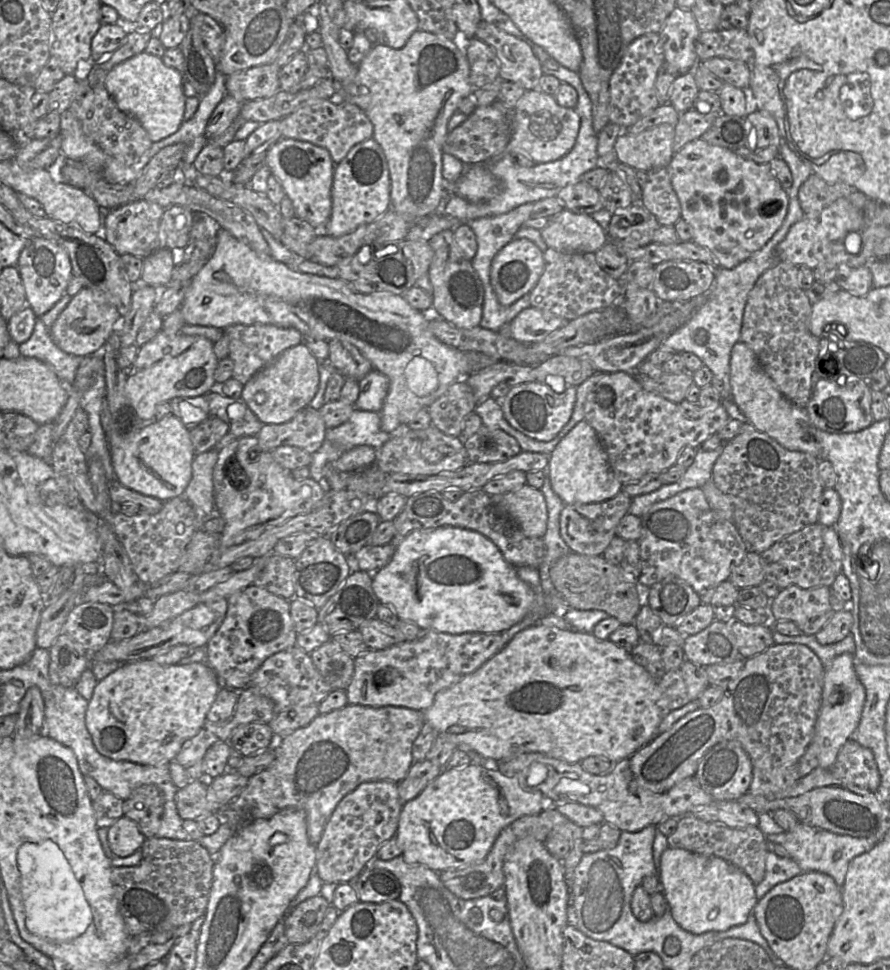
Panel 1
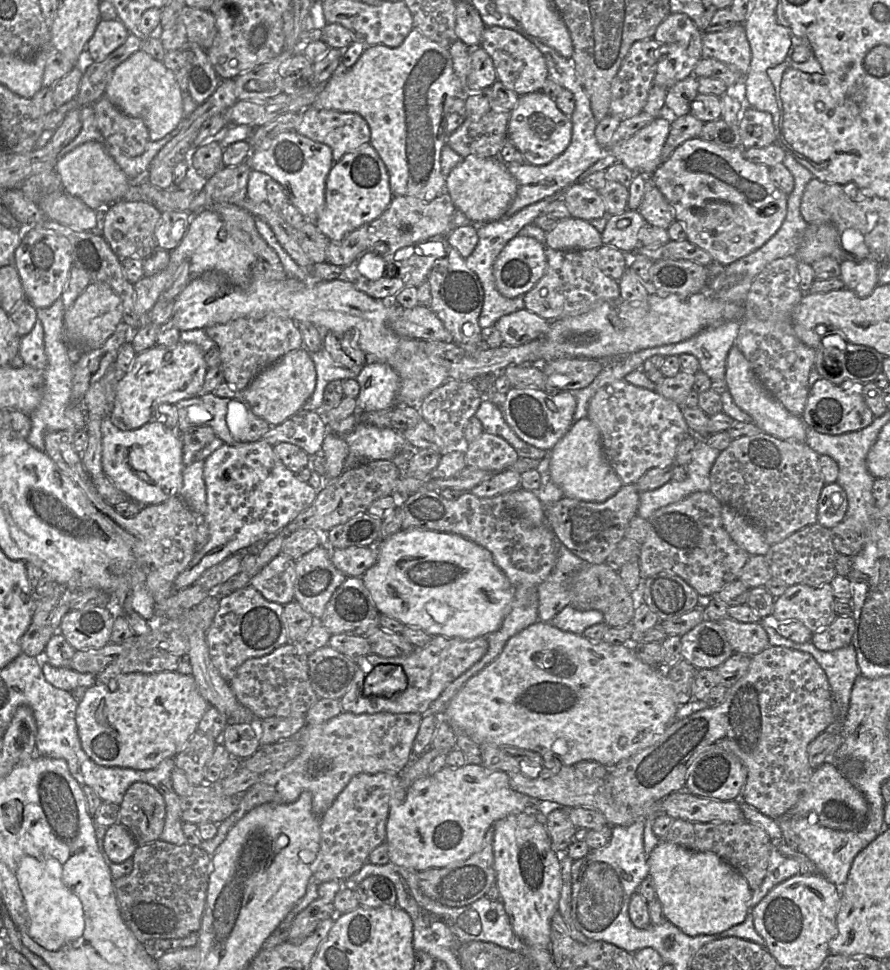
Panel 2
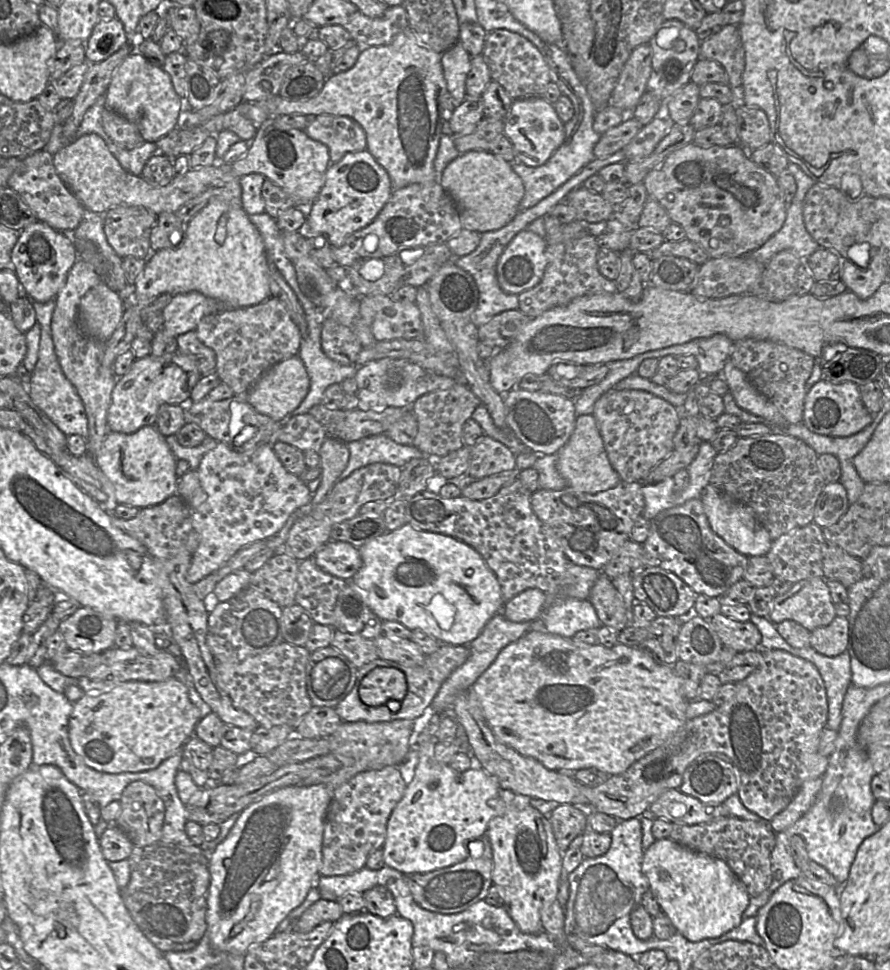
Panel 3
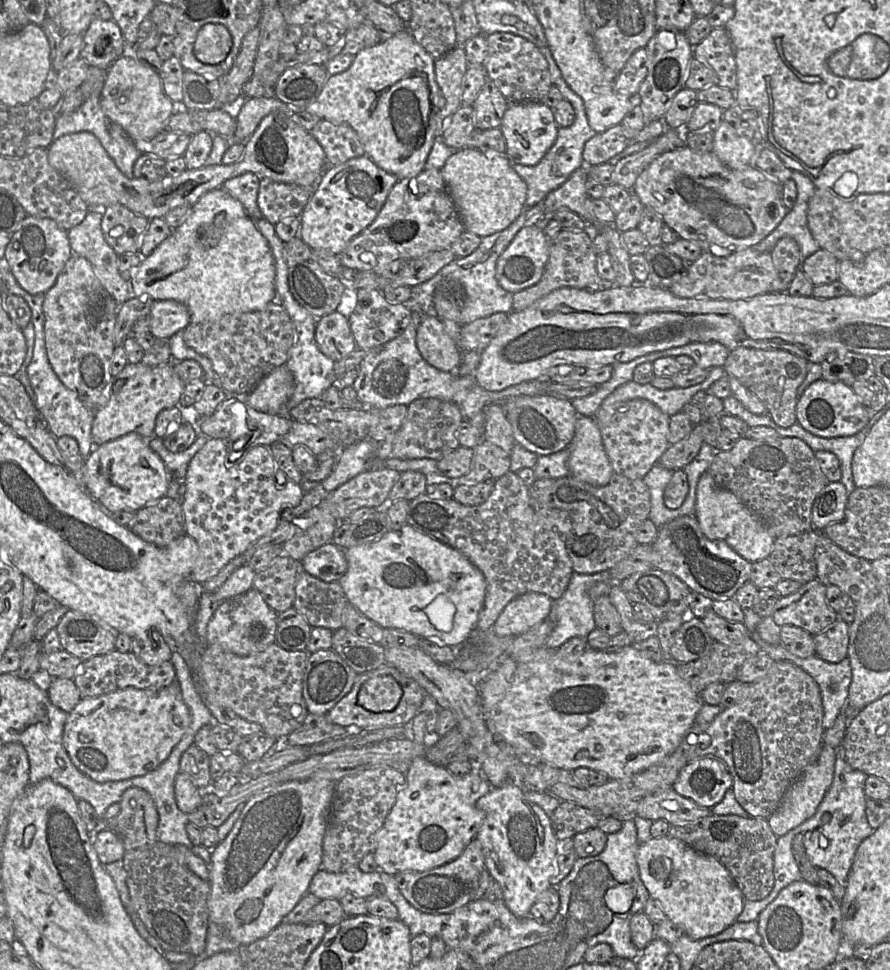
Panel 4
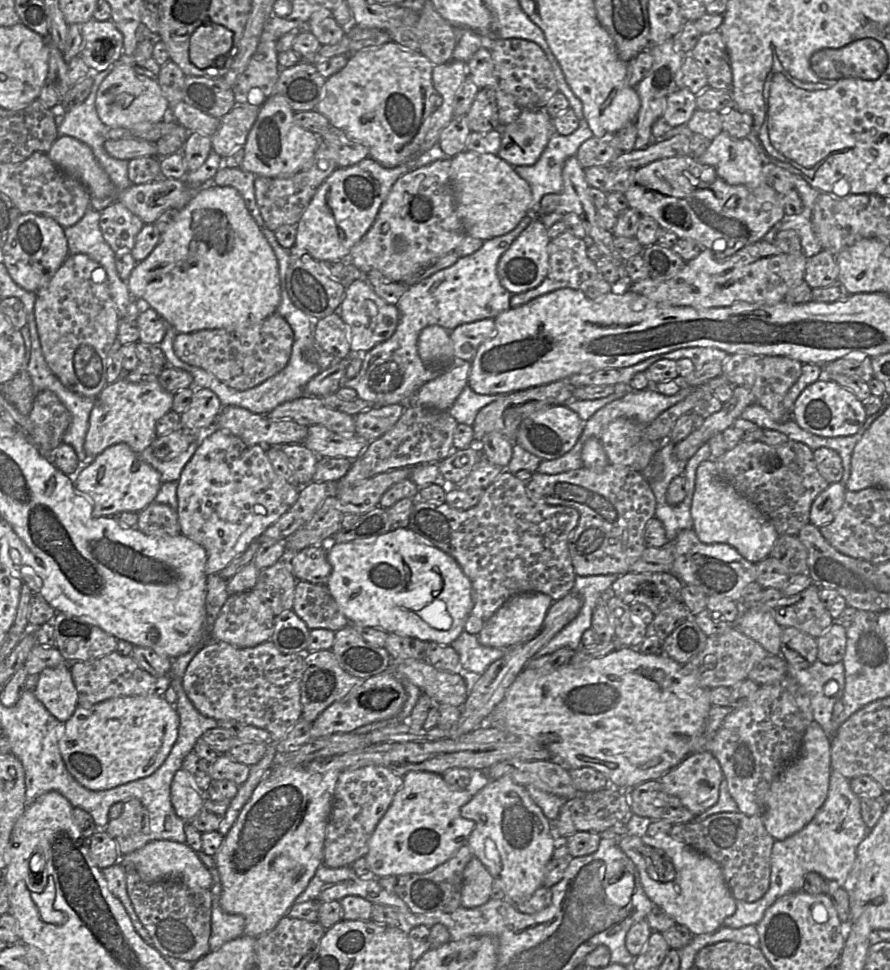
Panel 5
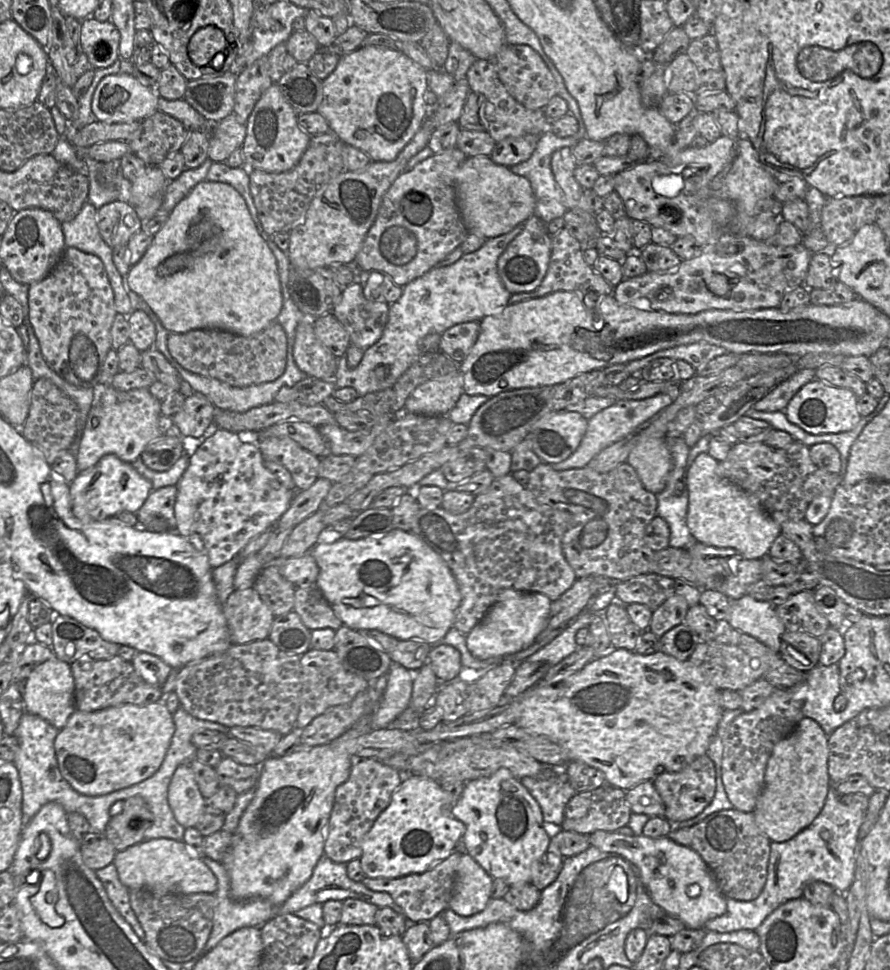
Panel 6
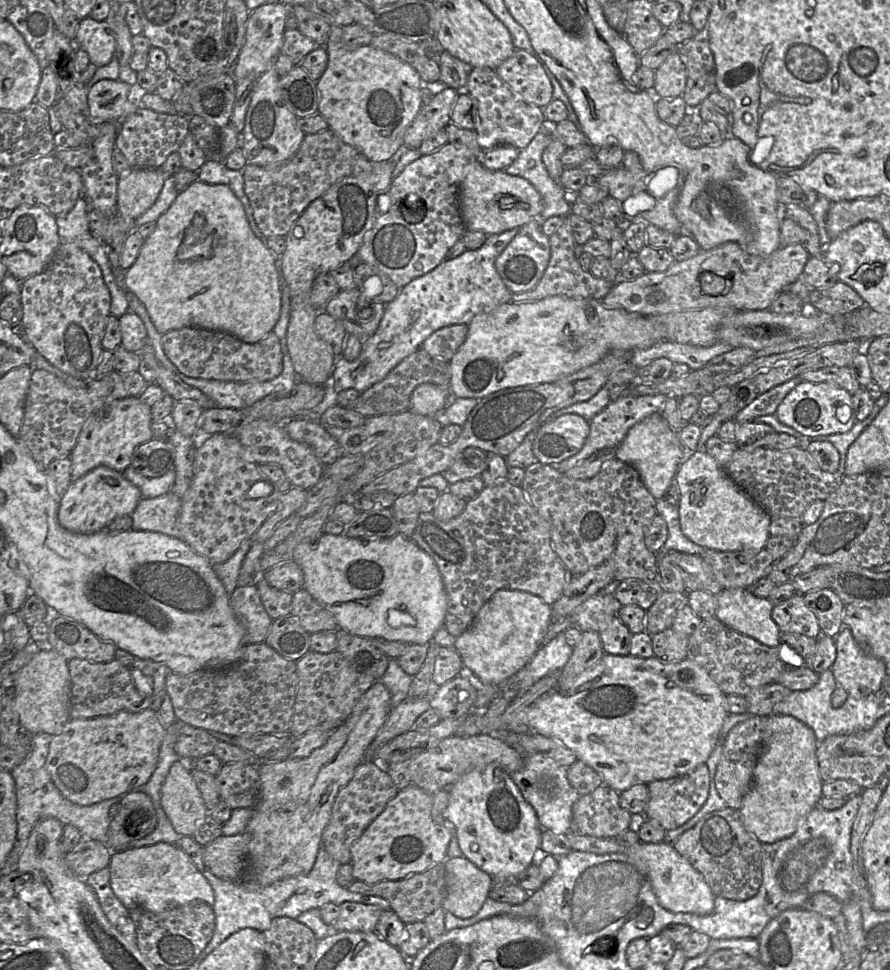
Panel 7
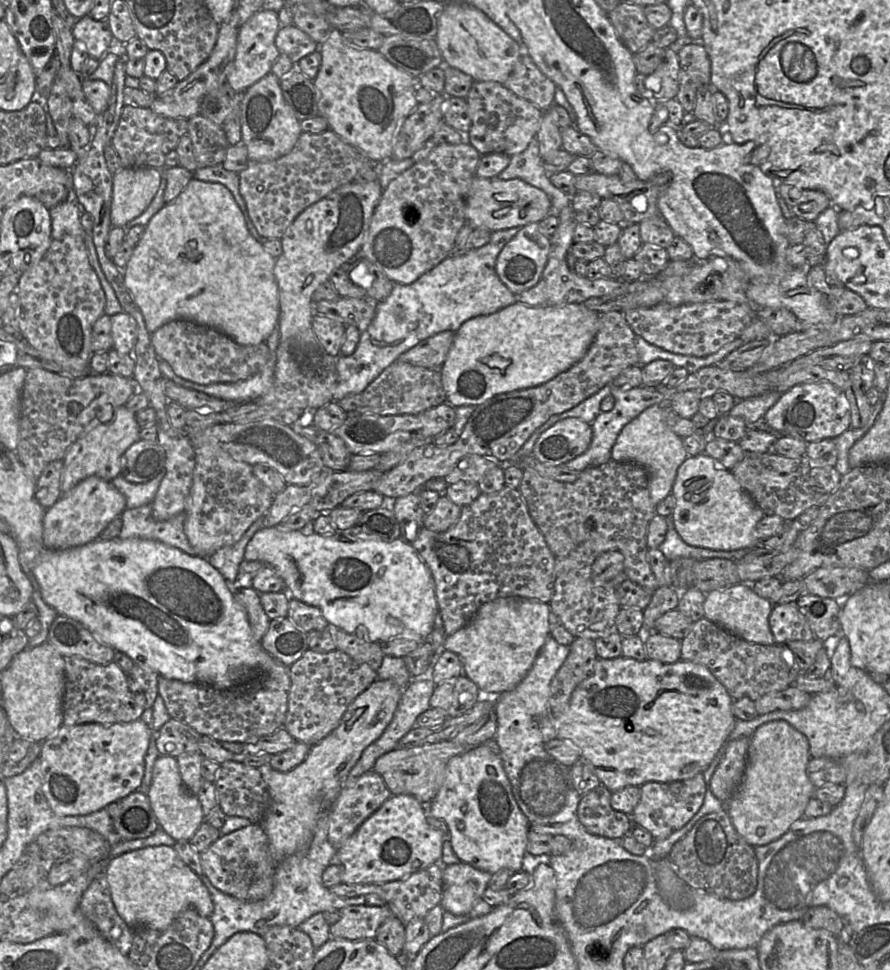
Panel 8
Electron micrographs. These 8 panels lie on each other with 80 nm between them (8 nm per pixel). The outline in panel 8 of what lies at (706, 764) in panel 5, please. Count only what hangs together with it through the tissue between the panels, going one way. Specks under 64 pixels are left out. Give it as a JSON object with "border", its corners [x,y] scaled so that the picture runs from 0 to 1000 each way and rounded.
{"border":[[[784,797],[770,804],[728,806],[719,813],[719,824],[708,840],[709,845],[713,852],[729,857],[735,867],[740,867],[765,855],[784,837],[791,827],[793,809],[790,797]]]}

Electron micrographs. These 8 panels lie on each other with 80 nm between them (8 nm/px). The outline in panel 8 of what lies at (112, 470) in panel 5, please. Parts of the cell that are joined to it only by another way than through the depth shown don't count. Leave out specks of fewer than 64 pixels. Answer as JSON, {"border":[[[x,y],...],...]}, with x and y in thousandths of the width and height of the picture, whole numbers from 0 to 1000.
{"border":[[[109,491],[89,497],[52,526],[48,534],[48,561],[61,568],[96,562],[111,555],[120,542],[142,525],[142,514],[127,500]]]}

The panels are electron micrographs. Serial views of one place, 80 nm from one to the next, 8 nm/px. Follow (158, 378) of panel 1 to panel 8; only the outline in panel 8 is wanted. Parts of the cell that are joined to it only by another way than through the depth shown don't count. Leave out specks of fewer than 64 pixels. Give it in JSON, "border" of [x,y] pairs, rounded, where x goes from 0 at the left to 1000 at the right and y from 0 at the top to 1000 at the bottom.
{"border":[[[136,419],[129,422],[129,427],[124,435],[110,437],[99,444],[94,444],[70,474],[70,509],[76,508],[89,497],[101,491],[109,491],[118,496],[128,495],[137,487],[139,467],[149,457],[157,454],[157,443],[152,426],[140,419]]]}

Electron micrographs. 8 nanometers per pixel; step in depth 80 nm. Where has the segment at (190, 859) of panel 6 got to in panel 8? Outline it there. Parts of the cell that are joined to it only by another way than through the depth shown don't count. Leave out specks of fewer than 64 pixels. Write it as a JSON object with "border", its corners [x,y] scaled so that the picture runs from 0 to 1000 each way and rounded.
{"border":[[[178,871],[144,877],[130,884],[124,884],[119,891],[119,906],[124,924],[134,944],[149,958],[187,958],[196,947],[211,936],[217,936],[227,945],[236,945],[240,935],[235,919],[201,884],[194,873]]]}

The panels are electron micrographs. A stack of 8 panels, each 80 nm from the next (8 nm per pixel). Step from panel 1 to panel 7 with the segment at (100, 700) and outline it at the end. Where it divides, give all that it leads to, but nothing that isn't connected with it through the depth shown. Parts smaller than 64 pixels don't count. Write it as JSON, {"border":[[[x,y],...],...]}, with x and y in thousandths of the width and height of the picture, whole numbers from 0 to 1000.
{"border":[[[167,730],[100,741],[79,740],[55,768],[53,793],[62,810],[80,827],[98,831],[157,814],[175,793],[187,751]]]}

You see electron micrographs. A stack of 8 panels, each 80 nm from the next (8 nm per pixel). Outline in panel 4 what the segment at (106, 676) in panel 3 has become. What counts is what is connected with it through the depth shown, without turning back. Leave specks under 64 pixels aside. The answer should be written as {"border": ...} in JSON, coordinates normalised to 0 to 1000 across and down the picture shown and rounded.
{"border":[[[128,669],[119,674],[92,681],[82,701],[91,720],[110,719],[143,708],[180,711],[190,708],[196,703],[197,689],[192,680],[169,687],[160,684],[148,671],[137,673]]]}

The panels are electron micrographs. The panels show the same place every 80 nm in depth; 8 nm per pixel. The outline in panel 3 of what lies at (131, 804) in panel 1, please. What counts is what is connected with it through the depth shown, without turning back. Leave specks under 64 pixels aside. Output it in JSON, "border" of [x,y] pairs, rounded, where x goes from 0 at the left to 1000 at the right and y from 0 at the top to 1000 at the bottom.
{"border":[[[160,805],[146,807],[135,823],[136,836],[129,846],[154,873],[181,866],[185,830],[175,814]]]}

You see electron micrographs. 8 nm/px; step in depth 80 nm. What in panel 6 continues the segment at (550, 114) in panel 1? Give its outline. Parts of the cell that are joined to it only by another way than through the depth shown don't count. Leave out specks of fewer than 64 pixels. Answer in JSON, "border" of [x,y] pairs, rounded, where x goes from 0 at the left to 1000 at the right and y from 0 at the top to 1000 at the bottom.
{"border":[[[592,138],[587,141],[570,141],[557,147],[551,164],[558,170],[575,172],[592,166],[602,154],[607,139]]]}

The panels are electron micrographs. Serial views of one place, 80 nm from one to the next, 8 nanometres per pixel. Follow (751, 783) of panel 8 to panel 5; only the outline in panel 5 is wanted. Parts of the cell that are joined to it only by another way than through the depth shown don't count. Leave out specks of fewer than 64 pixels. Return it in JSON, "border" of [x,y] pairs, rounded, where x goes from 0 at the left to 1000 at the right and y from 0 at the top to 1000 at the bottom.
{"border":[[[915,742],[904,754],[897,780],[872,800],[860,822],[855,844],[871,866],[890,862],[913,845],[929,823],[934,795],[934,761]]]}

